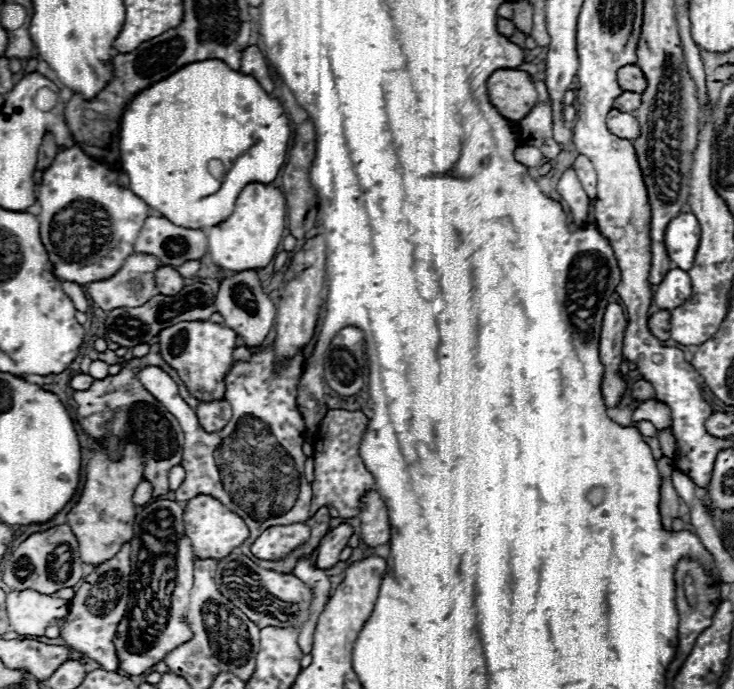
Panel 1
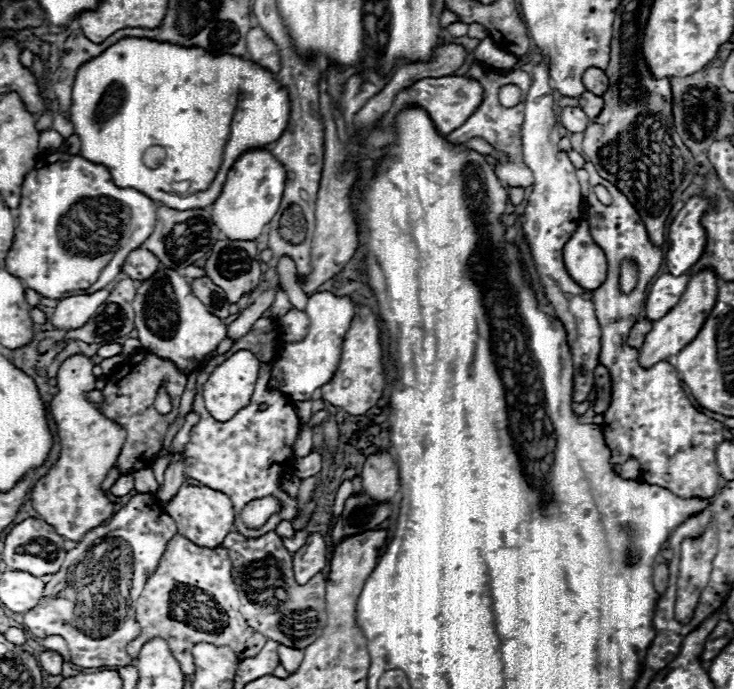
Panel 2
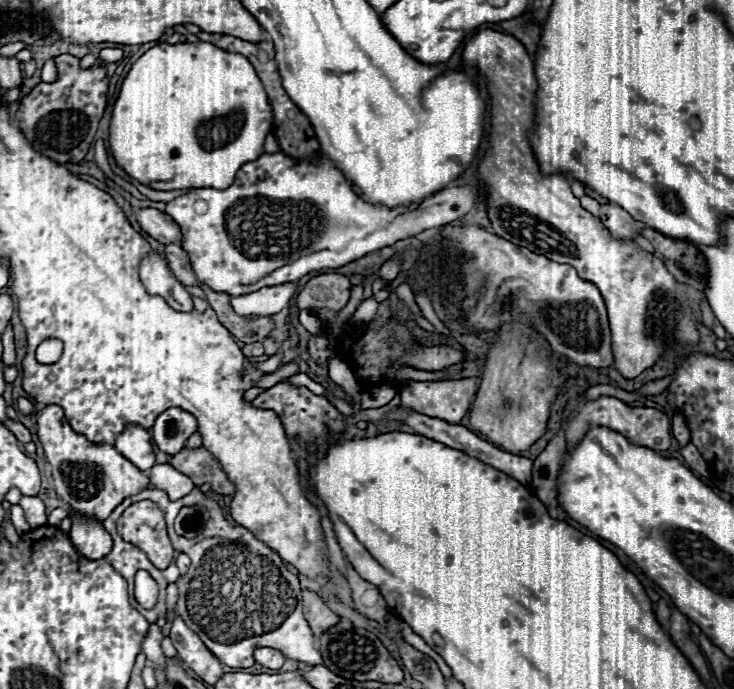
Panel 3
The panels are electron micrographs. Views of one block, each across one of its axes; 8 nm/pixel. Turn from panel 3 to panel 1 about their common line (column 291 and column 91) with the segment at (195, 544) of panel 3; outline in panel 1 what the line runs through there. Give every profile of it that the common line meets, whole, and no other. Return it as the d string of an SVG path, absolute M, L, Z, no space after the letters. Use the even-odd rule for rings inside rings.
M126 542L116 556L98 564L92 574L82 578L80 590L68 604L68 614L64 616L66 620L64 624L60 624L60 638L64 638L70 648L102 664L104 670L108 672L118 670L118 658L116 658L112 640L114 640L118 622L126 614L128 596L130 596L128 576L130 576L130 542Z

